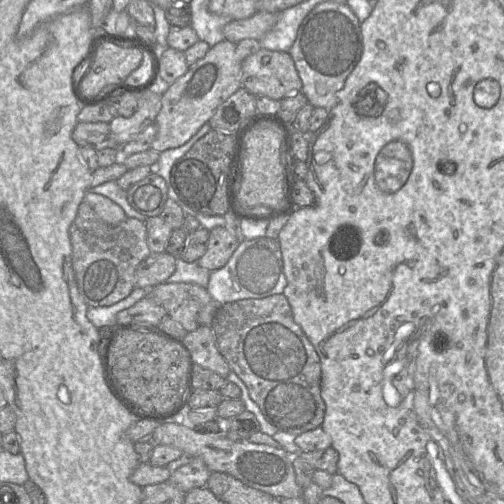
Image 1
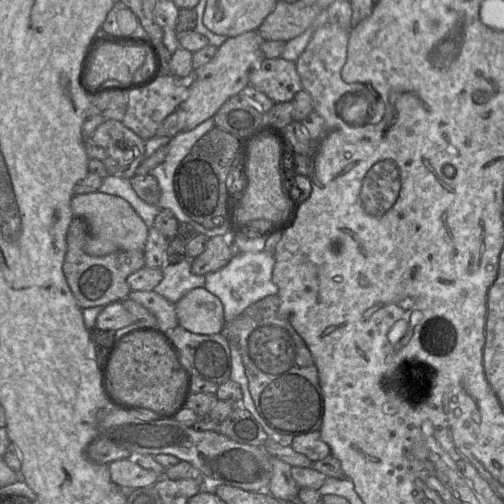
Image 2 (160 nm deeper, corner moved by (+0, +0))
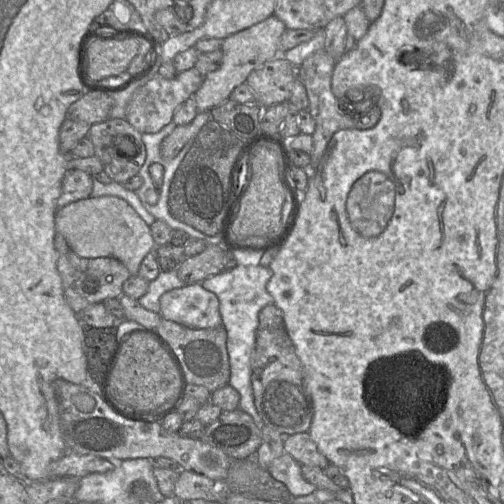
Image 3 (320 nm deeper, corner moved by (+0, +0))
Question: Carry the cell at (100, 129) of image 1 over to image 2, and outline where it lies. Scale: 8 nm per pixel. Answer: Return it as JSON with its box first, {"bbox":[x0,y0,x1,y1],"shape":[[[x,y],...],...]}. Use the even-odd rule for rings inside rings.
{"bbox":[90,120,146,180],"shape":[[[105,120],[97,127],[90,140],[104,148],[108,156],[118,163],[119,174],[116,176],[131,180],[137,167],[146,159],[146,141],[122,121]]]}

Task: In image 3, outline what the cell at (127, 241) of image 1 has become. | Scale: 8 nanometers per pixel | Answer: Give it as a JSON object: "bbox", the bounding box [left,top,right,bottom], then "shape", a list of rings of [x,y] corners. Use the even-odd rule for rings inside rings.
{"bbox":[54,234,131,313],"shape":[[[55,234],[54,246],[58,254],[57,269],[62,279],[62,288],[67,304],[75,313],[80,313],[90,305],[103,303],[107,299],[119,299],[123,294],[123,284],[131,277],[126,266],[110,257],[82,258],[69,247],[65,238]]]}

